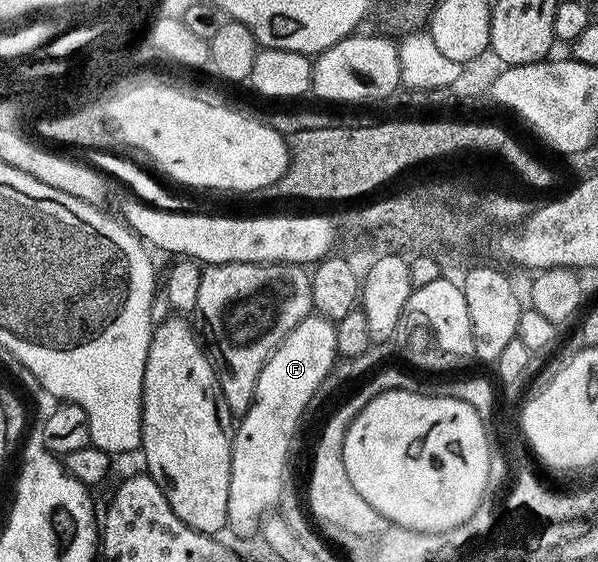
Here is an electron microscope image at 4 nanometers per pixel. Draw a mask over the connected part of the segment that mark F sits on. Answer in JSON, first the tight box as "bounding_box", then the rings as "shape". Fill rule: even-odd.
{"bounding_box":[226,314,339,537],"shape":[[[311,314],[287,334],[284,342],[268,358],[264,370],[260,370],[254,401],[250,403],[246,415],[237,421],[238,429],[233,429],[232,432],[231,481],[228,484],[226,523],[229,531],[234,531],[238,536],[257,537],[266,512],[275,507],[282,496],[282,486],[288,480],[286,459],[290,456],[290,443],[294,440],[294,431],[297,430],[310,399],[319,395],[321,383],[339,359],[337,332],[337,327],[330,320],[319,314]]]}

